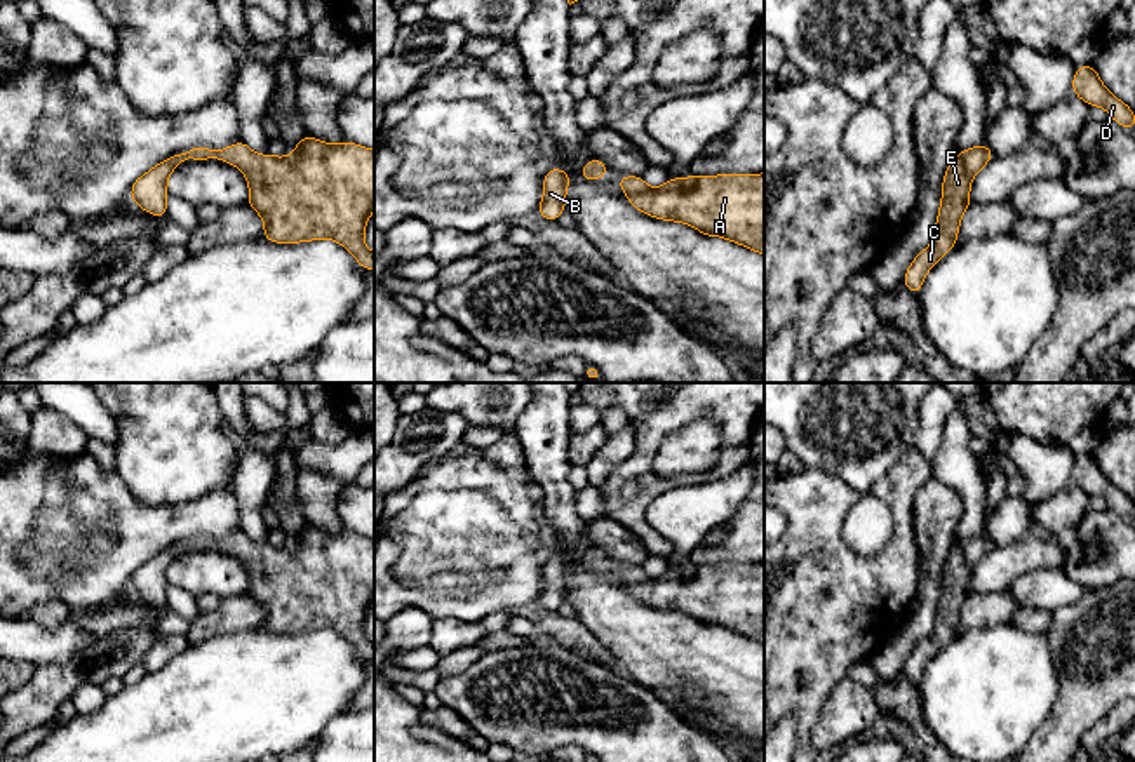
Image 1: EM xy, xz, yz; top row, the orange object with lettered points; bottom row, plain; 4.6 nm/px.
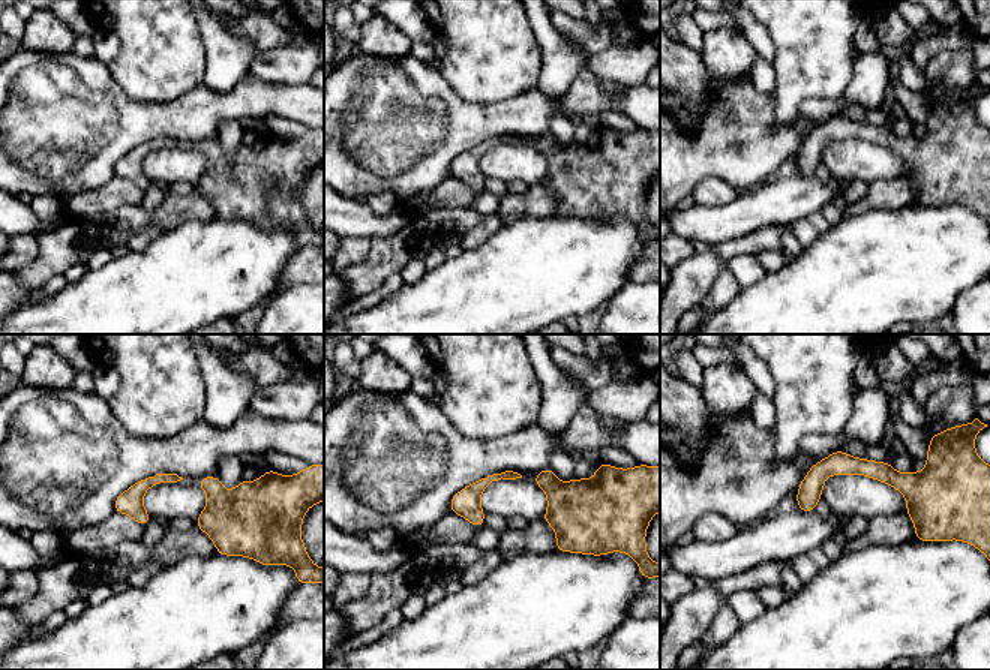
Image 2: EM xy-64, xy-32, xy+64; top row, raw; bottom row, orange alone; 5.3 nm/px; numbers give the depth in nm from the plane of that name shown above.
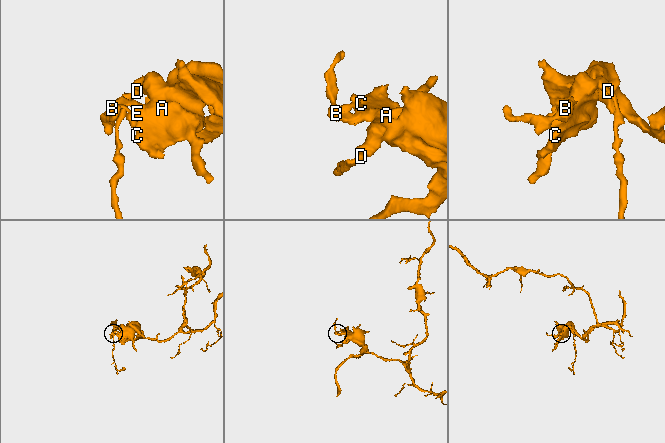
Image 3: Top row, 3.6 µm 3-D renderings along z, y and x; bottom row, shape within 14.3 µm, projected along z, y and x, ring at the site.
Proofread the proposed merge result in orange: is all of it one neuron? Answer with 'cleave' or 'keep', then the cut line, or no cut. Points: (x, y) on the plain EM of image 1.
keep; cut none

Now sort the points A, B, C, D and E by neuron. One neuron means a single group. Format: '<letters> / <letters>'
A B C D E

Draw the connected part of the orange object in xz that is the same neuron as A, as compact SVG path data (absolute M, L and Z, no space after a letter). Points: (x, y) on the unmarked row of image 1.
M764 562L719 565L674 565L662 578L649 578L642 565L616 567L630 595L655 609L693 616L702 625L722 626L764 645Z

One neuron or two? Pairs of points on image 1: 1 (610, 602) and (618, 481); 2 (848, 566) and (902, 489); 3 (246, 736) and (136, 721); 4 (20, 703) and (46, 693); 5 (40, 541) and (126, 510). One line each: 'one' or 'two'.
1: two
2: one
3: one
4: one
5: one

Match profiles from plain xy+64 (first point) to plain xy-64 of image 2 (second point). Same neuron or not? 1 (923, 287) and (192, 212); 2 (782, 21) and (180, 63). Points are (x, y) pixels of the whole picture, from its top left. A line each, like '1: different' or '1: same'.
1: different
2: same

